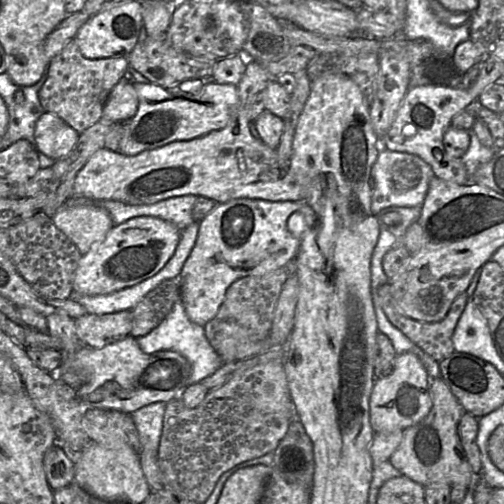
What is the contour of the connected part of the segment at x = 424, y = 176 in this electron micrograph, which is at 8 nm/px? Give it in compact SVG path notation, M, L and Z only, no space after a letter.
M388 149L382 150L372 167L372 213L377 215L381 210L391 206L421 207L433 177L432 167L419 156Z

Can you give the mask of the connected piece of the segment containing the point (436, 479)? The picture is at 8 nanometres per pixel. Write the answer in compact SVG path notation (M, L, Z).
M441 377L430 380L430 395L432 398L430 412L420 423L404 431L403 440L389 462L401 475L425 488L444 483L451 487L465 485L473 489L475 474L463 455L458 435L458 425L466 411Z

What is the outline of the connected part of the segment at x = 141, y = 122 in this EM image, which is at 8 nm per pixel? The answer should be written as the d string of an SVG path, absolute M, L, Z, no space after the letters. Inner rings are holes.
M213 82L209 84L179 85L169 90L156 84L135 83L139 98L136 114L124 124L118 152L134 156L175 141L187 141L223 129L238 102L235 85Z

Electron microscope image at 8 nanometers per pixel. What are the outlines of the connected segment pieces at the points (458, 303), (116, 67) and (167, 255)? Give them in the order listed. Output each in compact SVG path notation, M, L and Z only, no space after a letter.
M387 282L379 287L378 296L380 306L389 321L425 354L440 363L455 352L452 337L461 314L469 301L469 296L466 293L462 293L455 298L447 315L439 322L422 322L403 315L393 302L390 282Z
M72 39L48 63L46 80L38 94L43 111L56 114L81 134L102 119L103 107L111 90L126 77L128 69L127 56L87 59Z
M135 217L113 226L103 241L79 260L74 274L76 295L103 295L136 285L159 272L173 256L181 230L161 218Z

